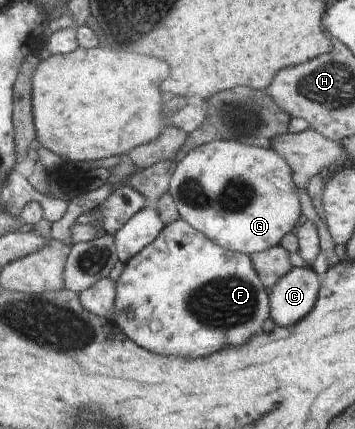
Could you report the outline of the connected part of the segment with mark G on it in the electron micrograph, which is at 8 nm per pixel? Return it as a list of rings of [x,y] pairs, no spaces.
[[[234,138],[205,143],[192,150],[181,162],[170,182],[170,192],[180,216],[191,226],[208,235],[225,250],[252,255],[279,246],[287,234],[297,230],[302,213],[299,187],[292,166],[272,148],[251,146]]]

